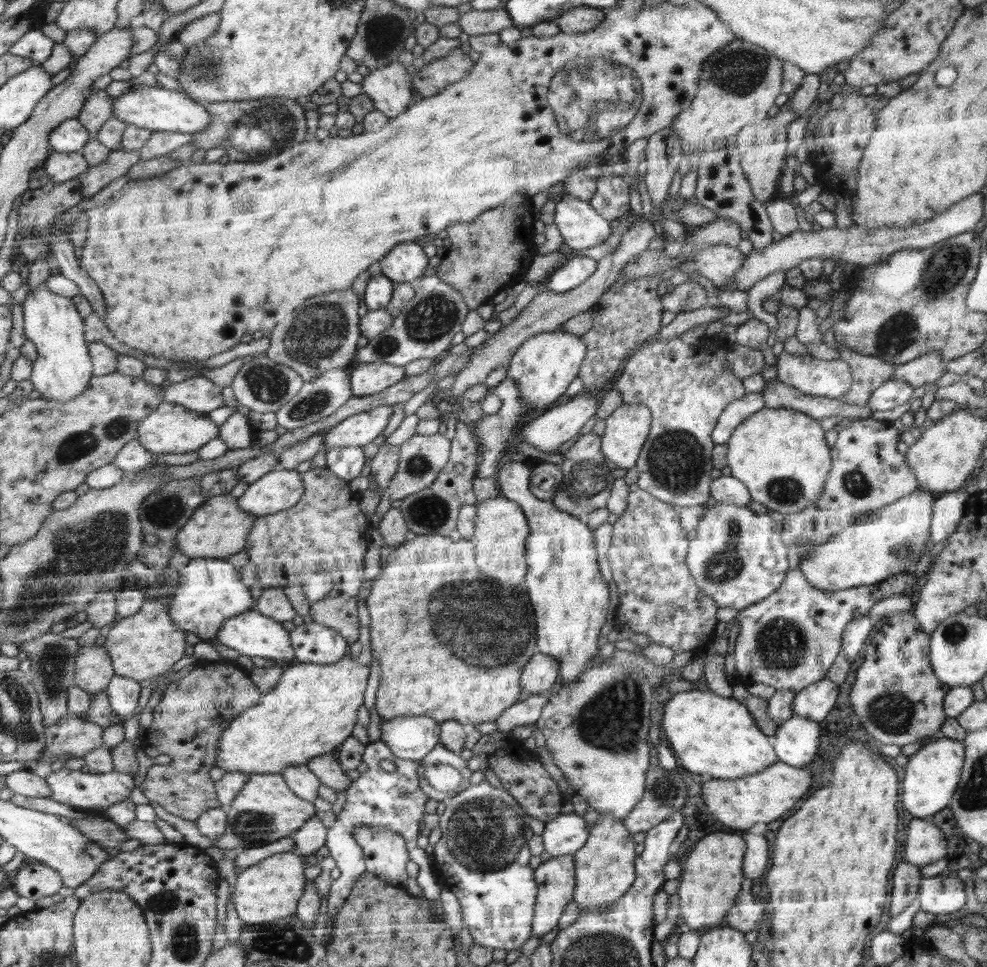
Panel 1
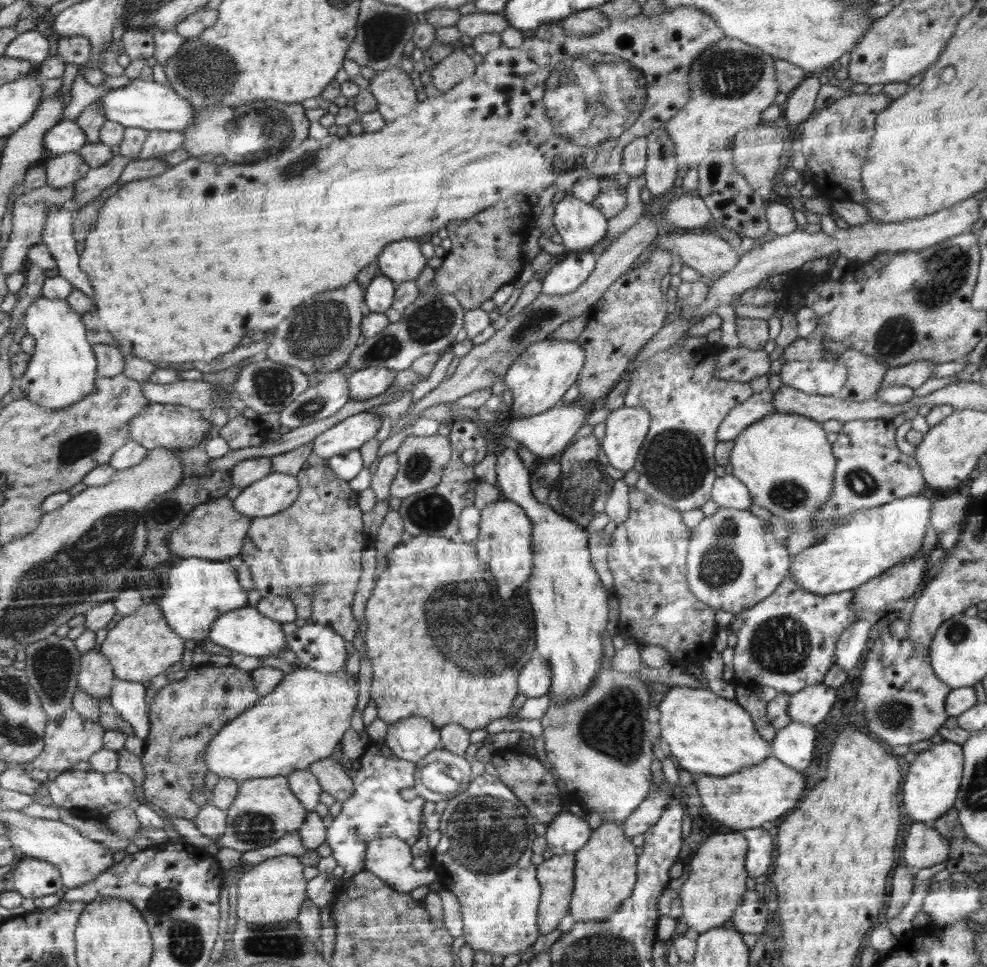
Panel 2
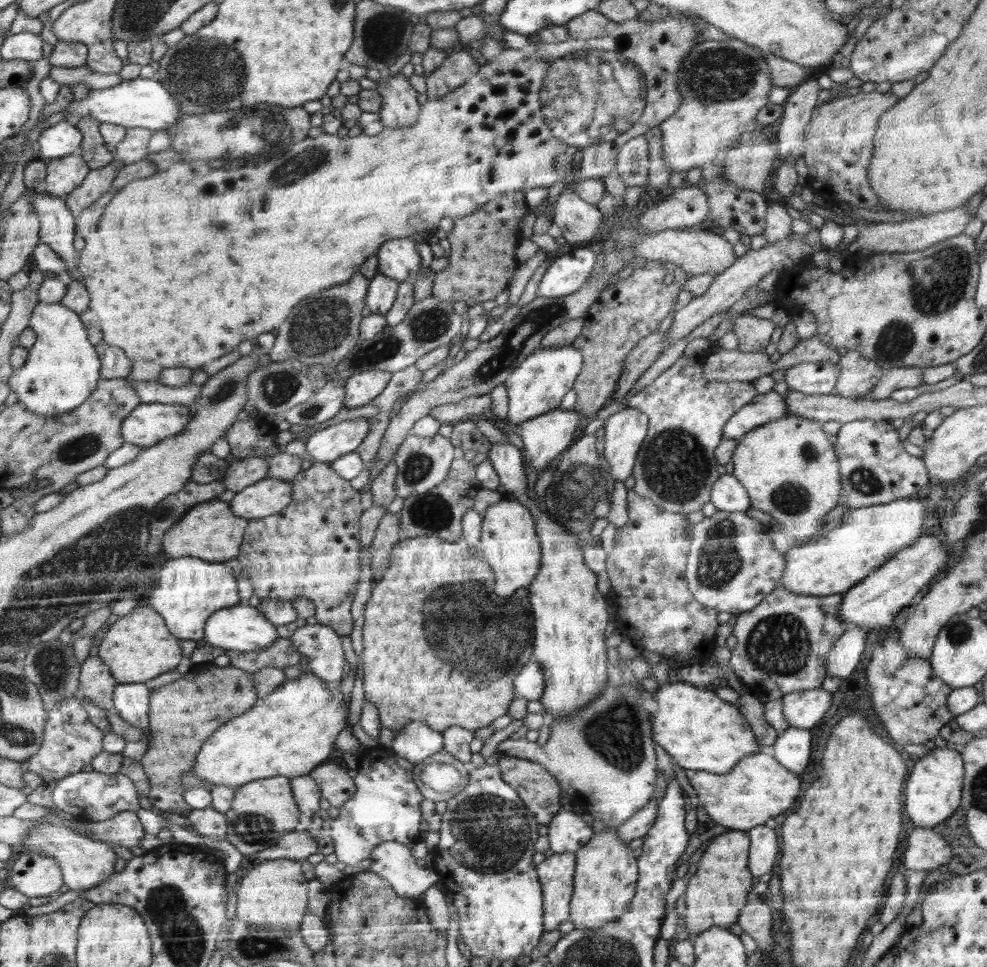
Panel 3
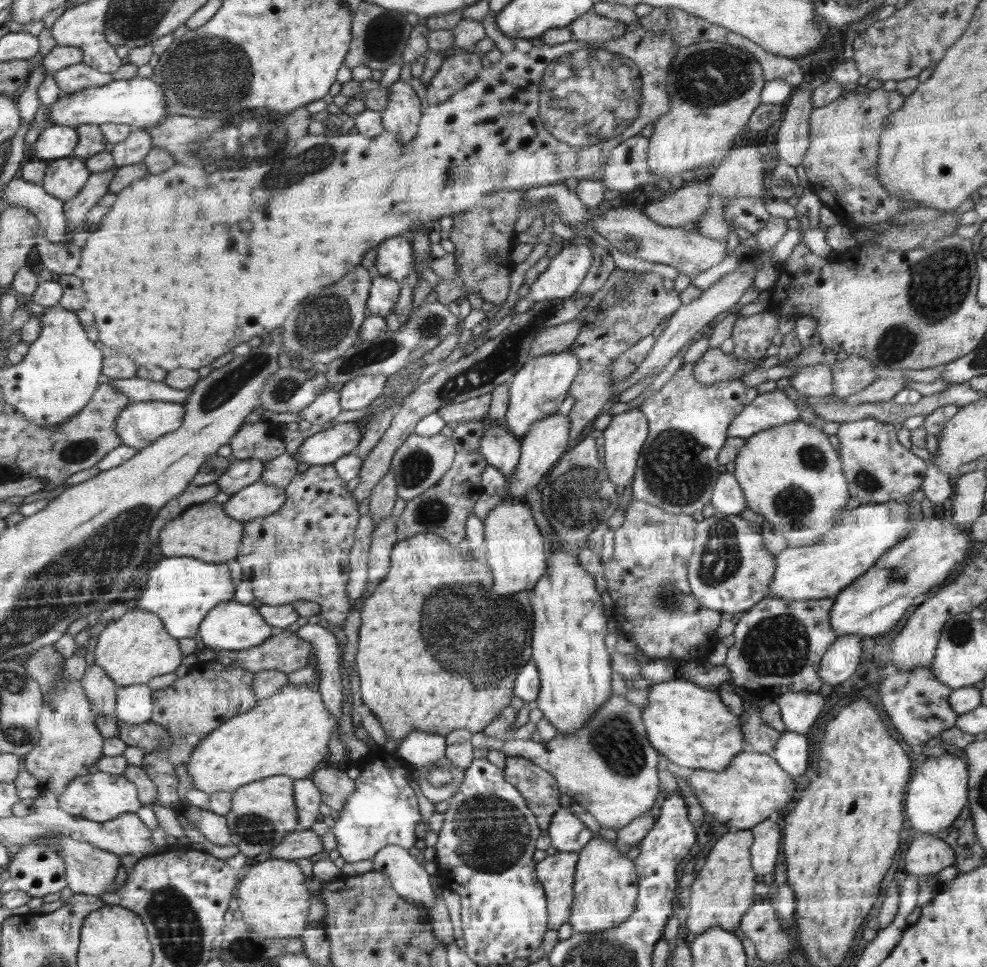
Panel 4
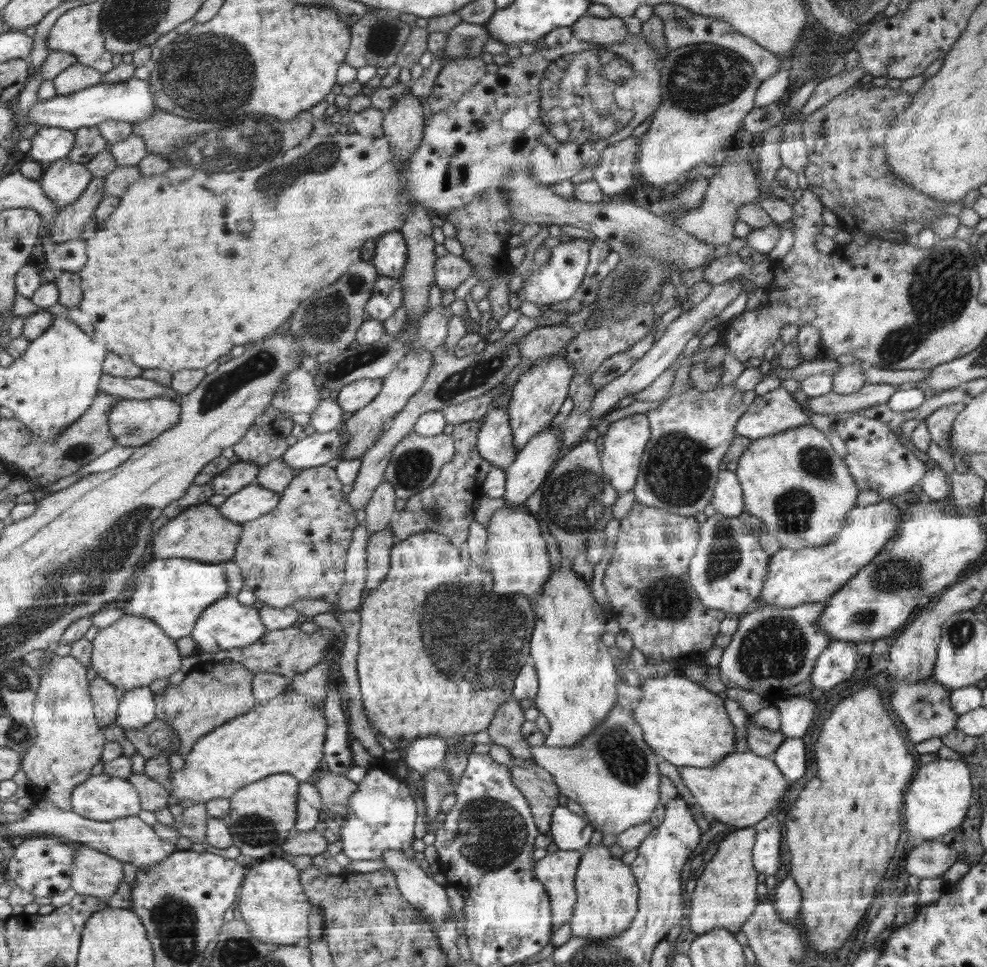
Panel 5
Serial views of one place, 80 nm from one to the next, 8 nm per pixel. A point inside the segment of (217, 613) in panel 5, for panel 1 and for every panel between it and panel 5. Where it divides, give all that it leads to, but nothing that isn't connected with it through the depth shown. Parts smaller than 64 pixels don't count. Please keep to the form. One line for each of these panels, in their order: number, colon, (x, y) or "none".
1: (253, 634)
2: (246, 630)
3: (243, 627)
4: (233, 626)

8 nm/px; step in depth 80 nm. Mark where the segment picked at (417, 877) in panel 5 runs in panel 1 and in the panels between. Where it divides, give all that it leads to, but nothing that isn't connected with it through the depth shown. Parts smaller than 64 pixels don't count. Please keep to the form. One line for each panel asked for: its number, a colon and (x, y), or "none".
1: (385, 853)
2: (389, 858)
3: (391, 860)
4: (410, 880)

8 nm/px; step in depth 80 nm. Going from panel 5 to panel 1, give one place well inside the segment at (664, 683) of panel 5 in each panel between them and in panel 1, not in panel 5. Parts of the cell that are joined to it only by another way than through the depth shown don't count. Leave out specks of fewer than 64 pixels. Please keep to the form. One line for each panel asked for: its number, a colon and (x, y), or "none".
1: (720, 736)
2: (706, 733)
3: (701, 732)
4: (690, 725)

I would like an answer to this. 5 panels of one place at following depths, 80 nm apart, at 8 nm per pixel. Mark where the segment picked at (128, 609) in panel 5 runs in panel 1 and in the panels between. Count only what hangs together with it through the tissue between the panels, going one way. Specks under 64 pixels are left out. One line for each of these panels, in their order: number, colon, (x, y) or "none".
1: (209, 592)
2: (199, 590)
3: (190, 590)
4: (182, 591)

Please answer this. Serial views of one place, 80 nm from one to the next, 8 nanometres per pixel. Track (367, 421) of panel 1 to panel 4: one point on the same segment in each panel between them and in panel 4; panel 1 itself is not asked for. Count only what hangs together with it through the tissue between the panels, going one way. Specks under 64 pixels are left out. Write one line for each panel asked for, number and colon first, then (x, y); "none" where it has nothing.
2: (350, 434)
3: (325, 445)
4: (325, 447)

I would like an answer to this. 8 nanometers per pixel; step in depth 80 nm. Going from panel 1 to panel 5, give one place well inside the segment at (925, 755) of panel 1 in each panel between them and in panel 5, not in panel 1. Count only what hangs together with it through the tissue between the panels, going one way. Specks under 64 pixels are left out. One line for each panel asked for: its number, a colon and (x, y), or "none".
2: (930, 788)
3: (933, 791)
4: (937, 793)
5: (937, 800)

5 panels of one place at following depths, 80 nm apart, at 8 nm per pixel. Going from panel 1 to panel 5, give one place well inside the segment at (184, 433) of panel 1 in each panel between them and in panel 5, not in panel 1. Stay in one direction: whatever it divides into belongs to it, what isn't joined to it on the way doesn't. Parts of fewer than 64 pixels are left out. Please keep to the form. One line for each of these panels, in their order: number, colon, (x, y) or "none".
2: (171, 425)
3: (149, 424)
4: (140, 424)
5: (133, 423)

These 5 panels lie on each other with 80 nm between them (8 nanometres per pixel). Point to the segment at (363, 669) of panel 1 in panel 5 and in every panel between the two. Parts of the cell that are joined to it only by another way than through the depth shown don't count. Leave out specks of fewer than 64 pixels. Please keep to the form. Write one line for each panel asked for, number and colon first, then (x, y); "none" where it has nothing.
2: (302, 720)
3: (288, 732)
4: (288, 733)
5: (286, 734)

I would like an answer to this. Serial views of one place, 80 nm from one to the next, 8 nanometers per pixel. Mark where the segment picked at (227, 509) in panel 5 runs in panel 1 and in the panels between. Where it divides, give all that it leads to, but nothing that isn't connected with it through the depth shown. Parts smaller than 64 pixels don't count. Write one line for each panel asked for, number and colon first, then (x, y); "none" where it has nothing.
1: (279, 490)
2: (271, 495)
3: (269, 496)
4: (260, 499)

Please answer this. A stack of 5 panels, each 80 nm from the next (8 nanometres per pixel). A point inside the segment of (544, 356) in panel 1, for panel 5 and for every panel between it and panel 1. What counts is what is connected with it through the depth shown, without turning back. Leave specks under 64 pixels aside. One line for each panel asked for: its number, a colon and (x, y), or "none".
2: (539, 378)
3: (538, 385)
4: (538, 390)
5: (536, 399)

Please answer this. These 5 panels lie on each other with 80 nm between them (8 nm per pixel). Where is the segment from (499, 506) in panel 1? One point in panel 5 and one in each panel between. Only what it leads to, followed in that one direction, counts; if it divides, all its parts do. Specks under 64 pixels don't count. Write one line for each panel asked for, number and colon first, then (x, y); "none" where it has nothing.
2: (506, 543)
3: (511, 545)
4: (515, 548)
5: (519, 562)

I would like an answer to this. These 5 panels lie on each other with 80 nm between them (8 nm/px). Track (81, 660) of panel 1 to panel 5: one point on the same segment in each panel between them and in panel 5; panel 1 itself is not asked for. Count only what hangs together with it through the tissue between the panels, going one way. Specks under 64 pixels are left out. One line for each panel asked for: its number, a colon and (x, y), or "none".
2: (96, 678)
3: (96, 682)
4: (101, 689)
5: (105, 700)

